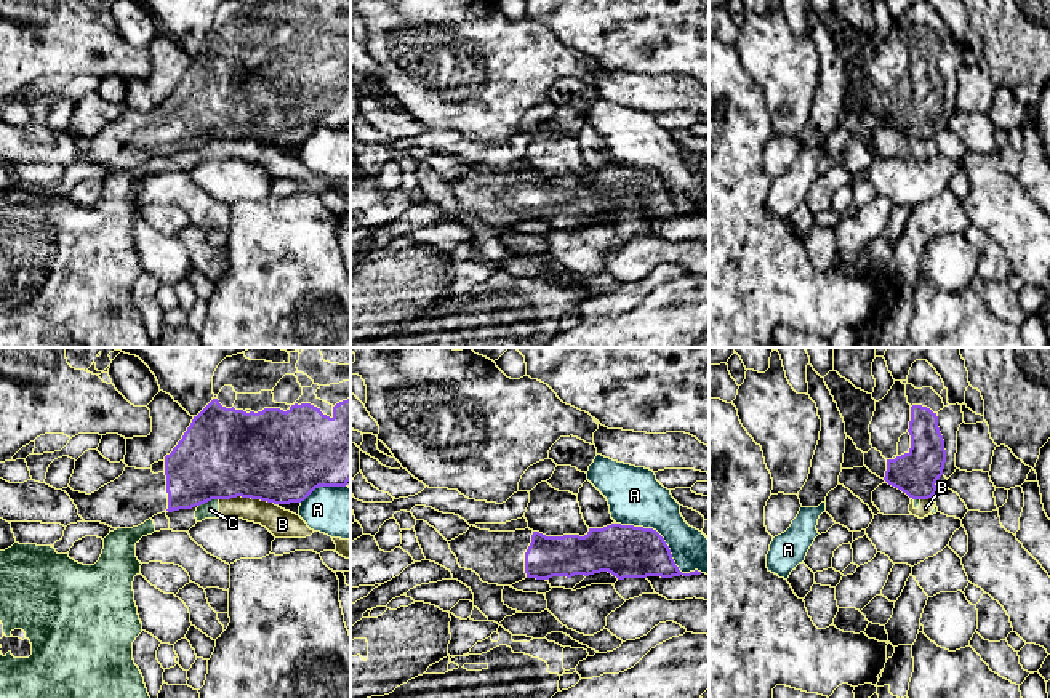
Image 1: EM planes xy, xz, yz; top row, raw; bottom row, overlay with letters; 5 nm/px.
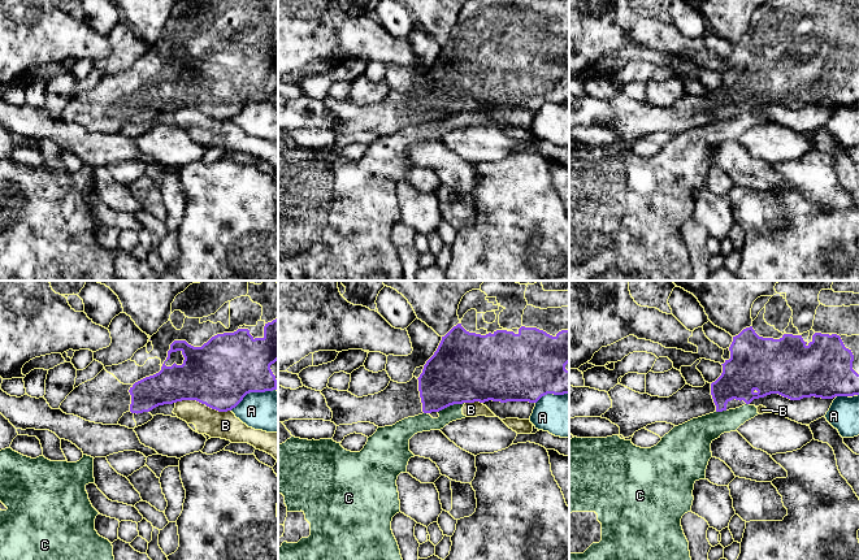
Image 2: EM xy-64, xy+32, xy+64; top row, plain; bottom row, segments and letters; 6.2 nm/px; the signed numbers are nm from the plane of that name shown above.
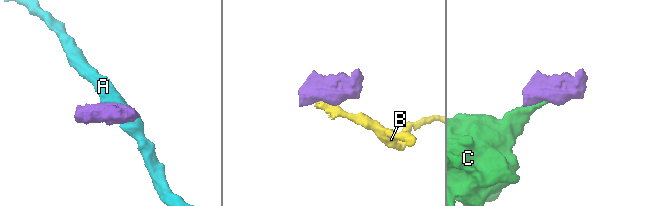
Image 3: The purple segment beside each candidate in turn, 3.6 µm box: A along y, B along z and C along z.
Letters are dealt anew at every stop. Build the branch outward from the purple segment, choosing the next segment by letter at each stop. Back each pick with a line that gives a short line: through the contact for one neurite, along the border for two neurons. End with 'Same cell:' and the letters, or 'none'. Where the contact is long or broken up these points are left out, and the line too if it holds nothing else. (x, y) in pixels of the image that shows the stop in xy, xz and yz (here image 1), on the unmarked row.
Same cell: none

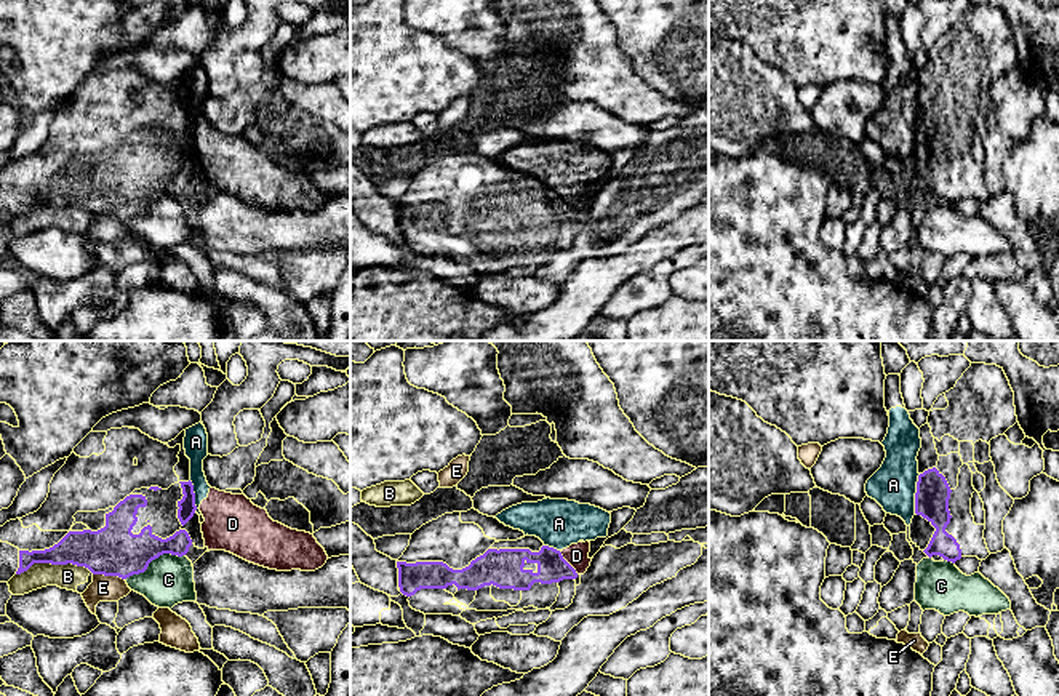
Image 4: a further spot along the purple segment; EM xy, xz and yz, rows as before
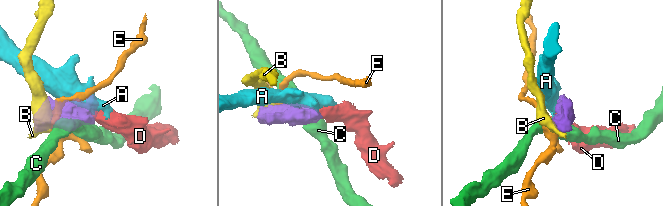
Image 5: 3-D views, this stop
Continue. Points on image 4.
Same cell: none

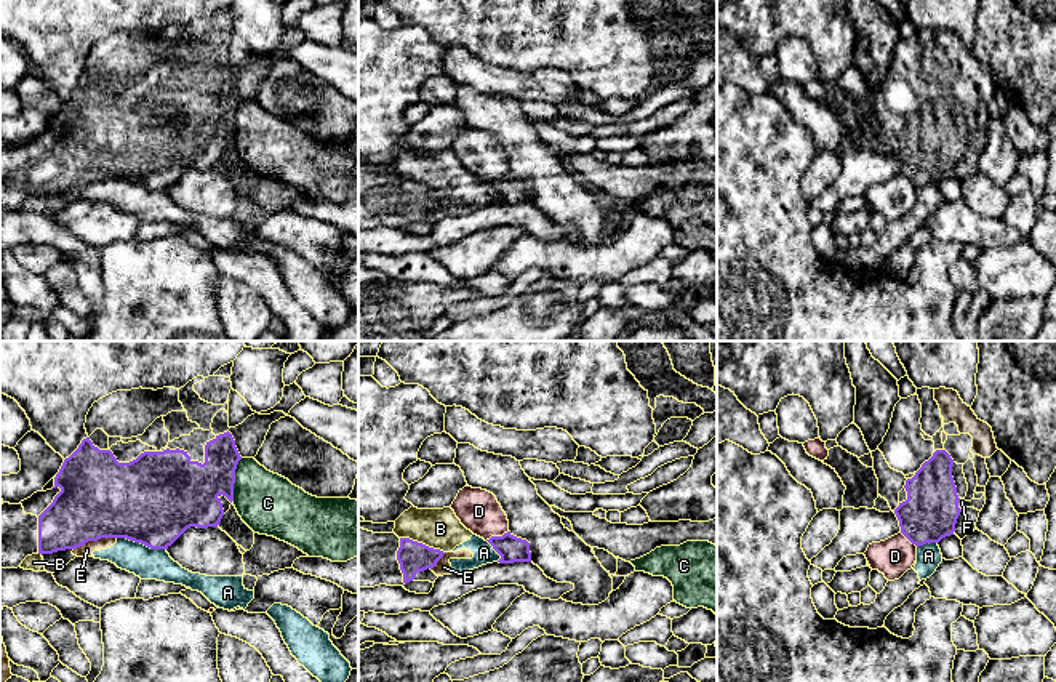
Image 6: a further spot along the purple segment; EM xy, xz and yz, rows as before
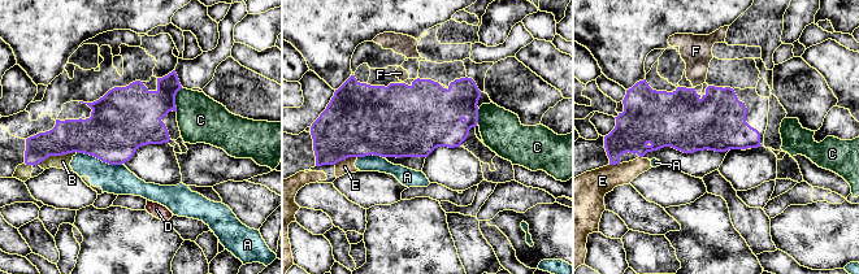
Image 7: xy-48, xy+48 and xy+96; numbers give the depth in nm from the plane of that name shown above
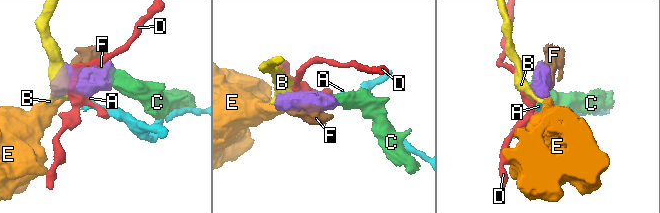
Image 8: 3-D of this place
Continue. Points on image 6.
F: Line: yz (930, 154), (936, 148), (957, 146), (962, 143)
Same cell: F

